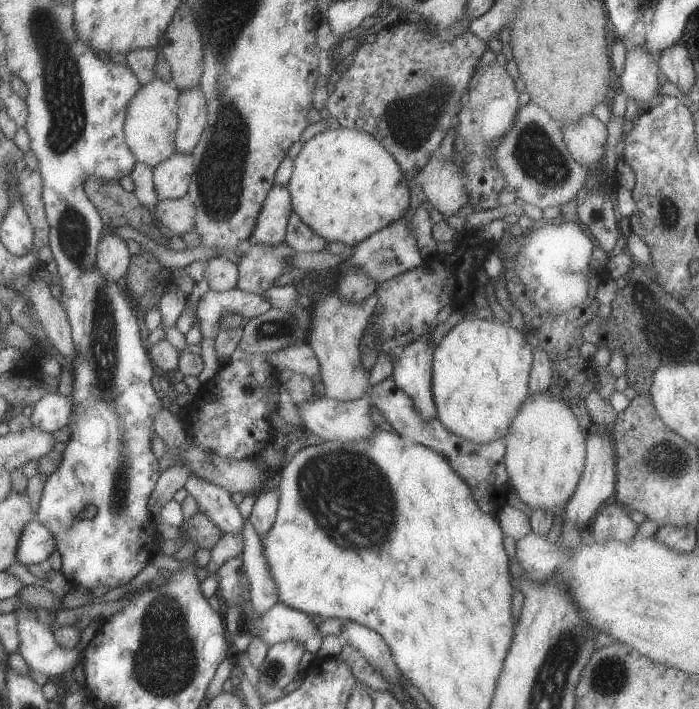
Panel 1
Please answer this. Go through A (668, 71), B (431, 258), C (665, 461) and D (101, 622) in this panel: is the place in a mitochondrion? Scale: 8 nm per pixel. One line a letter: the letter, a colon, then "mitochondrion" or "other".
A: other
B: other
C: mitochondrion
D: other

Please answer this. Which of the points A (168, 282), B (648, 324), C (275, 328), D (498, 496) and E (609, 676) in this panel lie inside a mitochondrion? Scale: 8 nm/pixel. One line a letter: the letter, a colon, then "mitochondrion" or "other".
A: other
B: mitochondrion
C: mitochondrion
D: other
E: mitochondrion

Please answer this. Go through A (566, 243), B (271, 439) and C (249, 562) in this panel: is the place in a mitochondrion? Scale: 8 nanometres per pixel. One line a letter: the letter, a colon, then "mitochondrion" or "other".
A: other
B: other
C: other

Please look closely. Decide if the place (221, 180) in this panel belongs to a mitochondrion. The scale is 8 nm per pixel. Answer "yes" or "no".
yes

